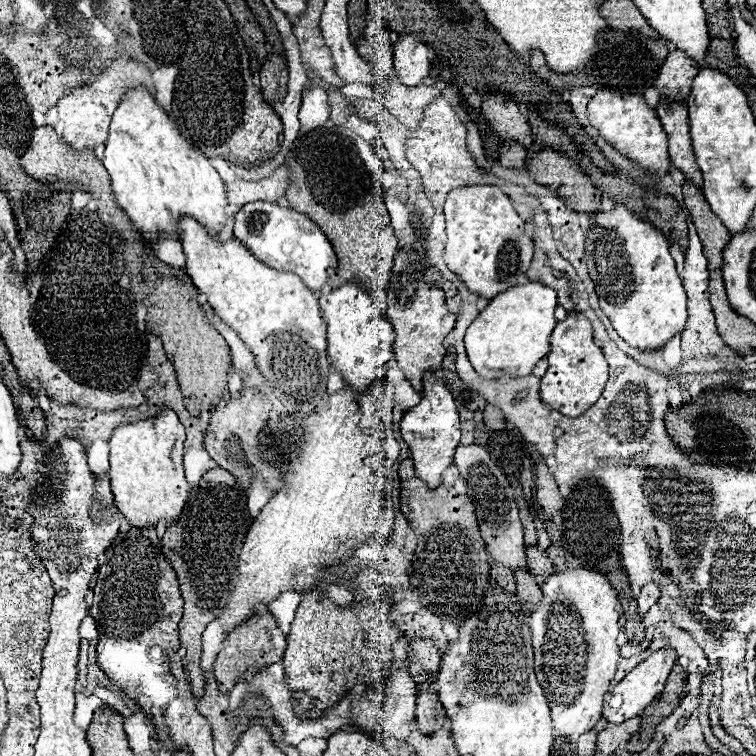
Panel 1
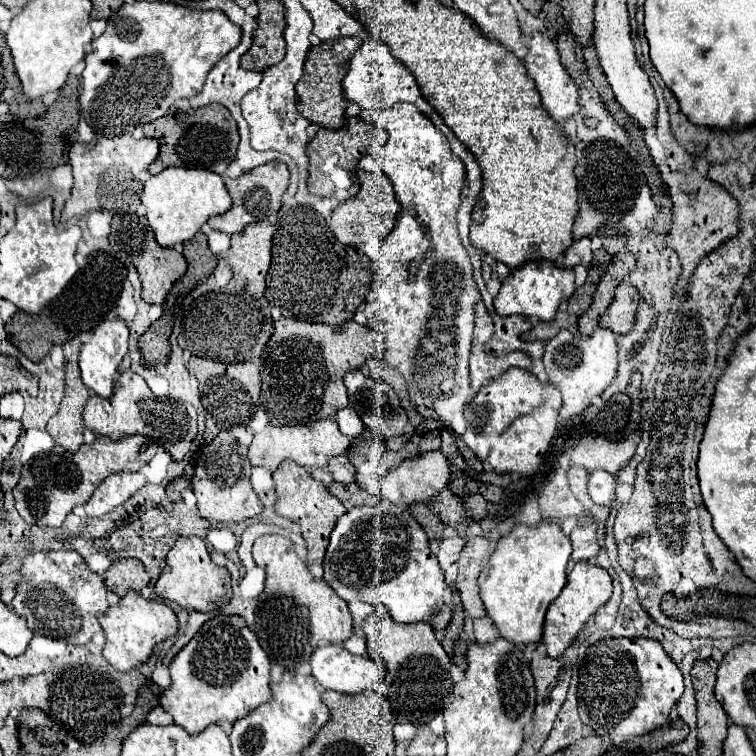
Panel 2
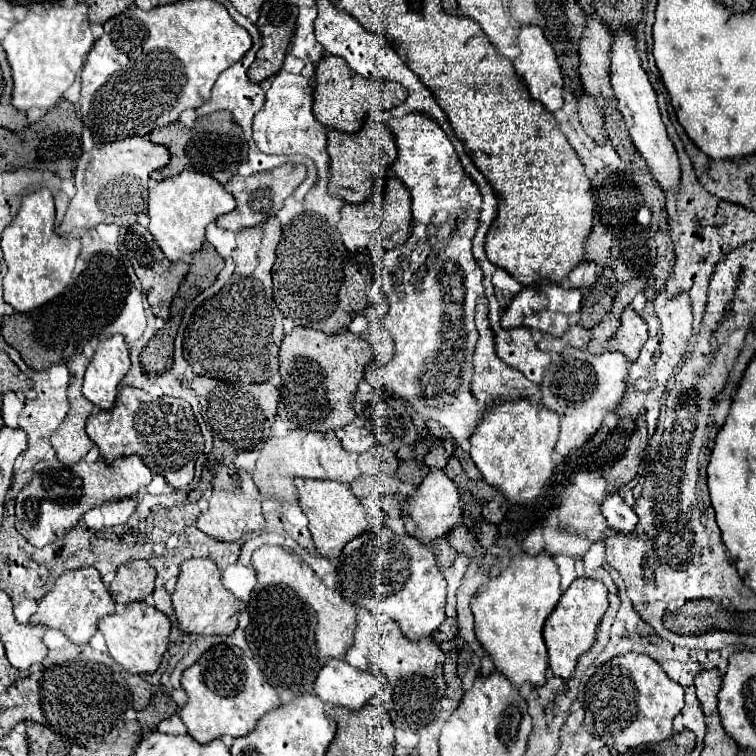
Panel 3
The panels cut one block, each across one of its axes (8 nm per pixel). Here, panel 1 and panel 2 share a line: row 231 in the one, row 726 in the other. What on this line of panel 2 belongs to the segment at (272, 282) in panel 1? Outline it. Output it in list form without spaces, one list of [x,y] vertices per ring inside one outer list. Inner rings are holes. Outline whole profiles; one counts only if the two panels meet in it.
[[[218,614],[216,618],[208,620],[196,636],[174,656],[170,662],[170,678],[172,684],[160,694],[160,706],[172,714],[174,724],[182,726],[190,734],[202,732],[210,724],[218,724],[222,720],[236,722],[238,718],[246,716],[260,704],[270,700],[270,660],[264,648],[258,642],[256,632],[246,624],[242,616],[226,616]]]

